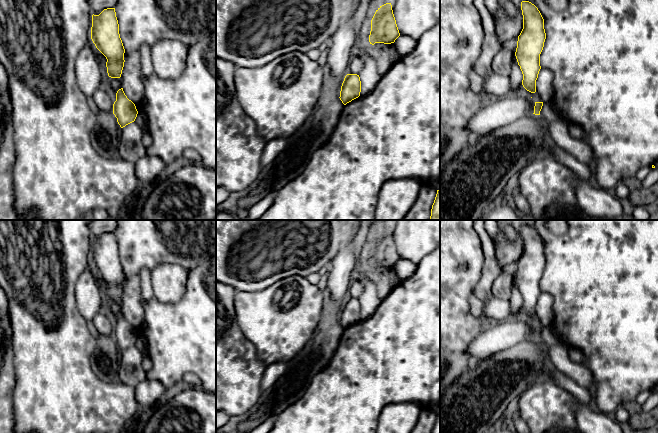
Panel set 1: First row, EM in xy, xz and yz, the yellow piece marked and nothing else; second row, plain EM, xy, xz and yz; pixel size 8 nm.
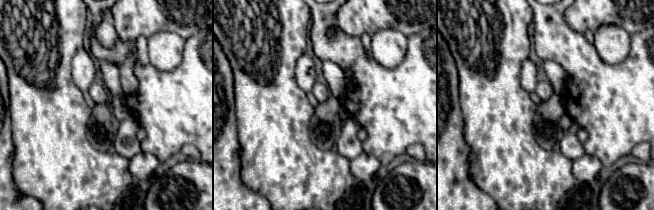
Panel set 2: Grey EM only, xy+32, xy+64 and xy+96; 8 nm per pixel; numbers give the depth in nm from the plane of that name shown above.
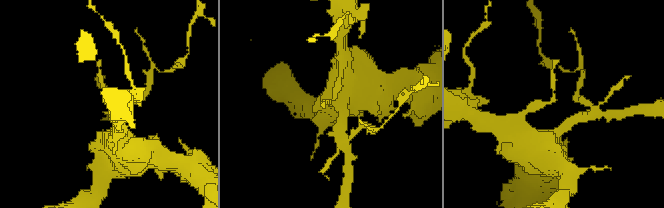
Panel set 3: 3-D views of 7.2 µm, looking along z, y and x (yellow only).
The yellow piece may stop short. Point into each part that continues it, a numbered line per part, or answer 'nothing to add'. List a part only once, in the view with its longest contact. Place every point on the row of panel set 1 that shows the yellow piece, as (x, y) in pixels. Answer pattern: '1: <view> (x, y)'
nothing to add

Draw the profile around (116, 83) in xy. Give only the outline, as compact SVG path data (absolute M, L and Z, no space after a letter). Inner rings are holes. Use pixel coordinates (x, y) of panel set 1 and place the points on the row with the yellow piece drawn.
M108 76L108 78L109 78L109 81L110 81L111 89L116 94L117 91L122 88L122 80L121 80L121 77L120 78L111 78L111 77Z

